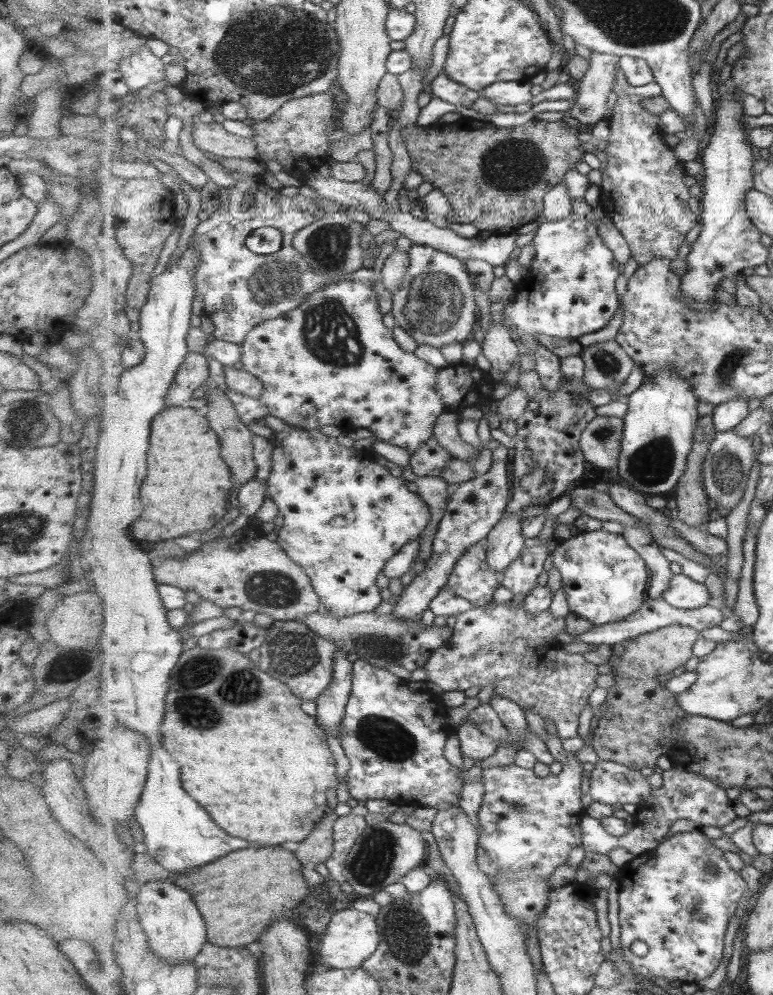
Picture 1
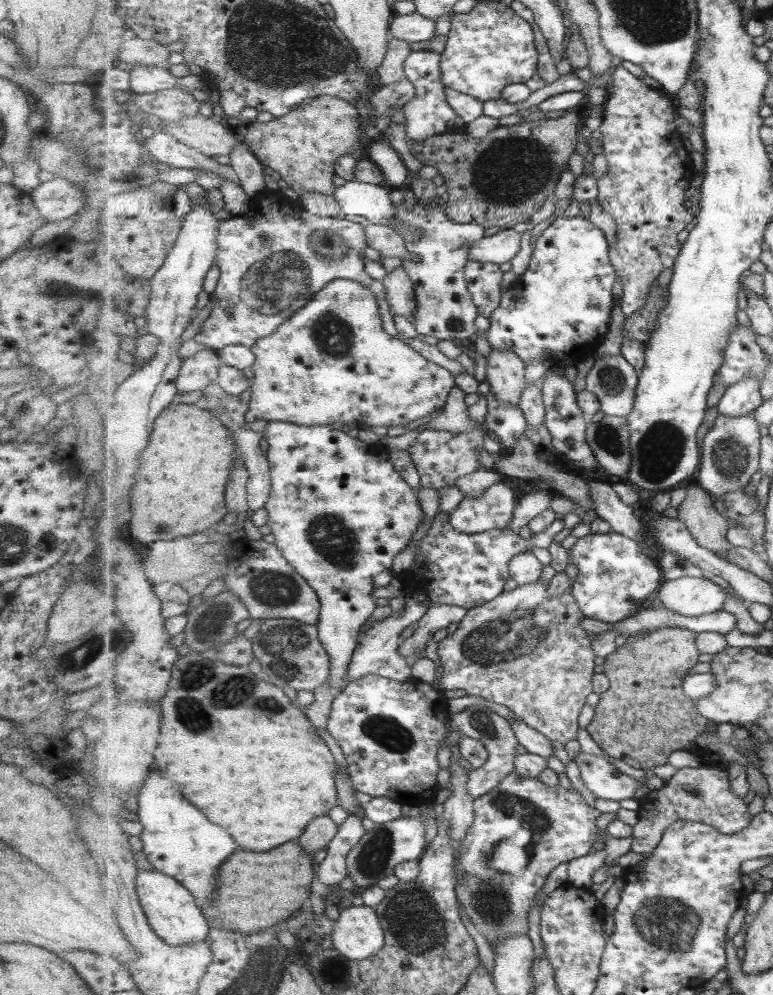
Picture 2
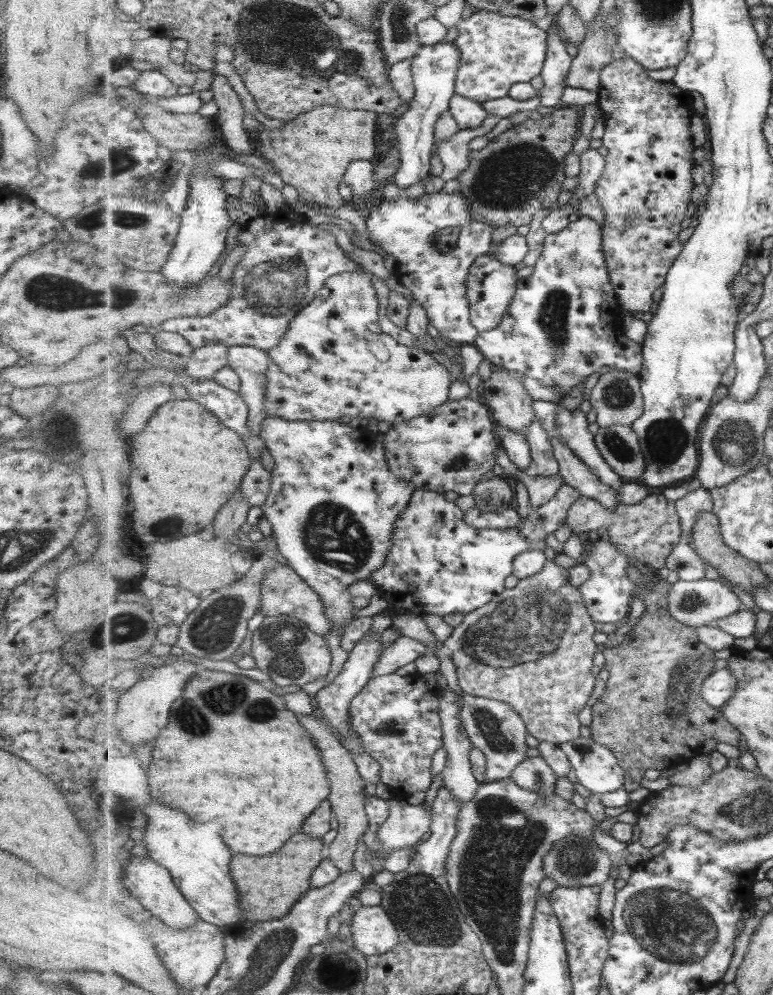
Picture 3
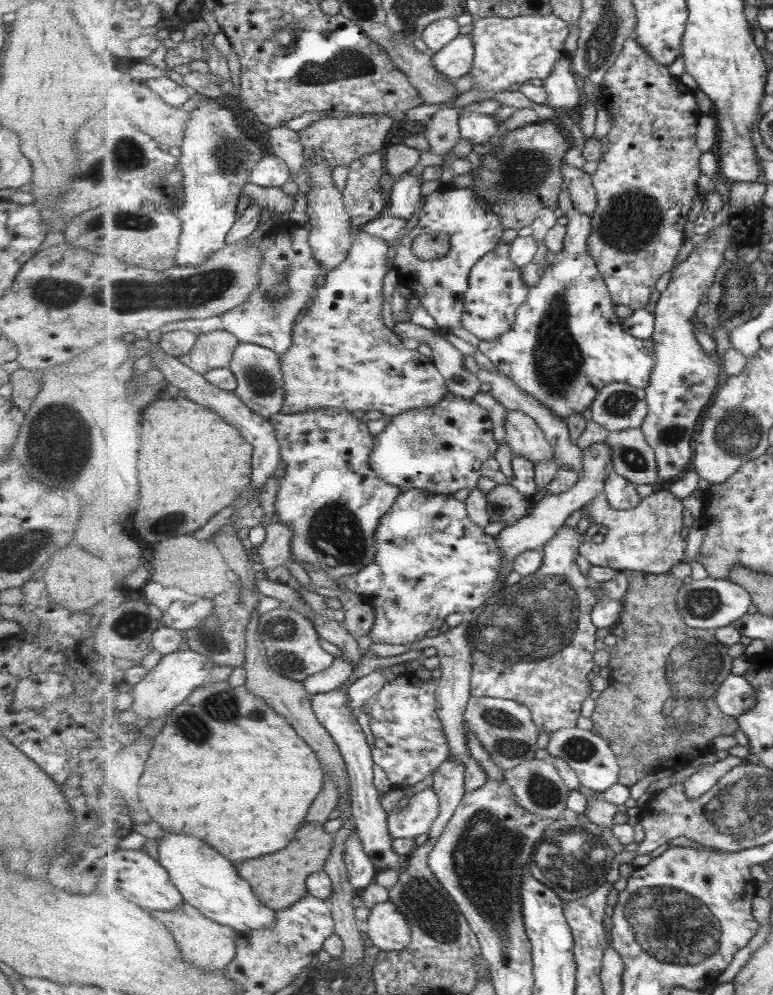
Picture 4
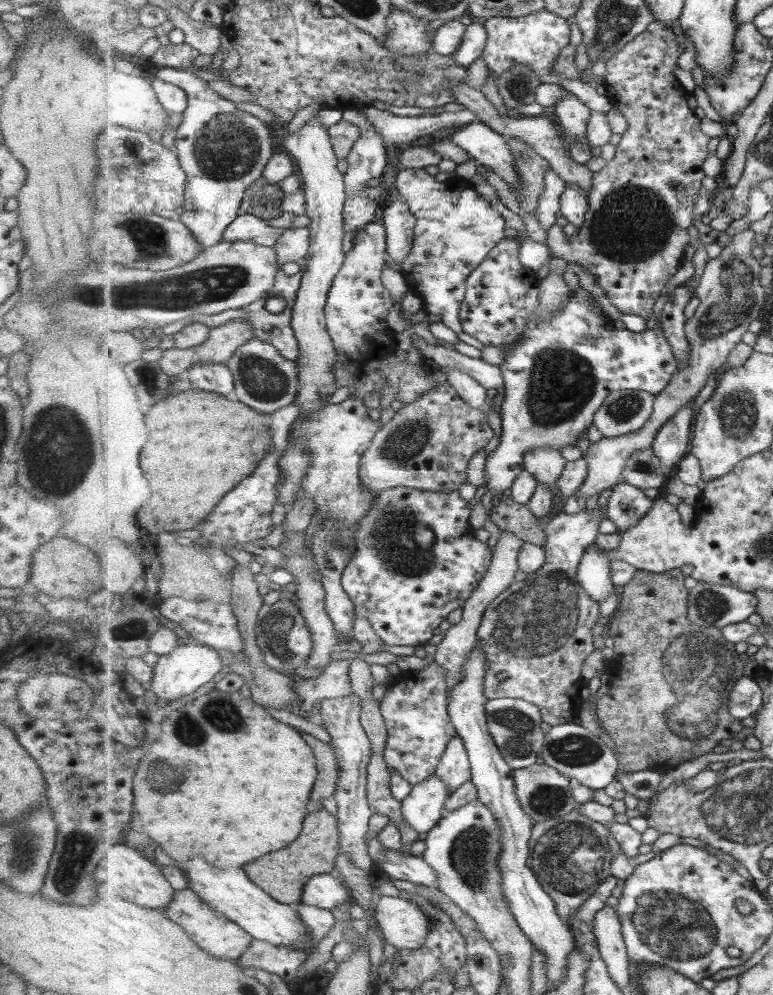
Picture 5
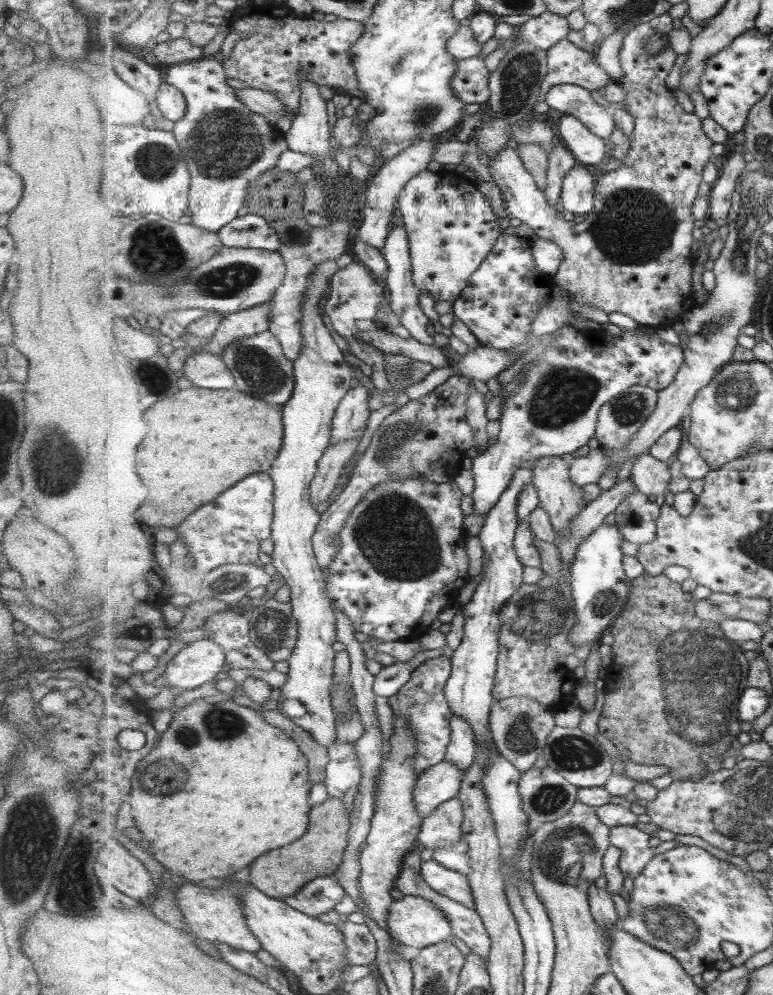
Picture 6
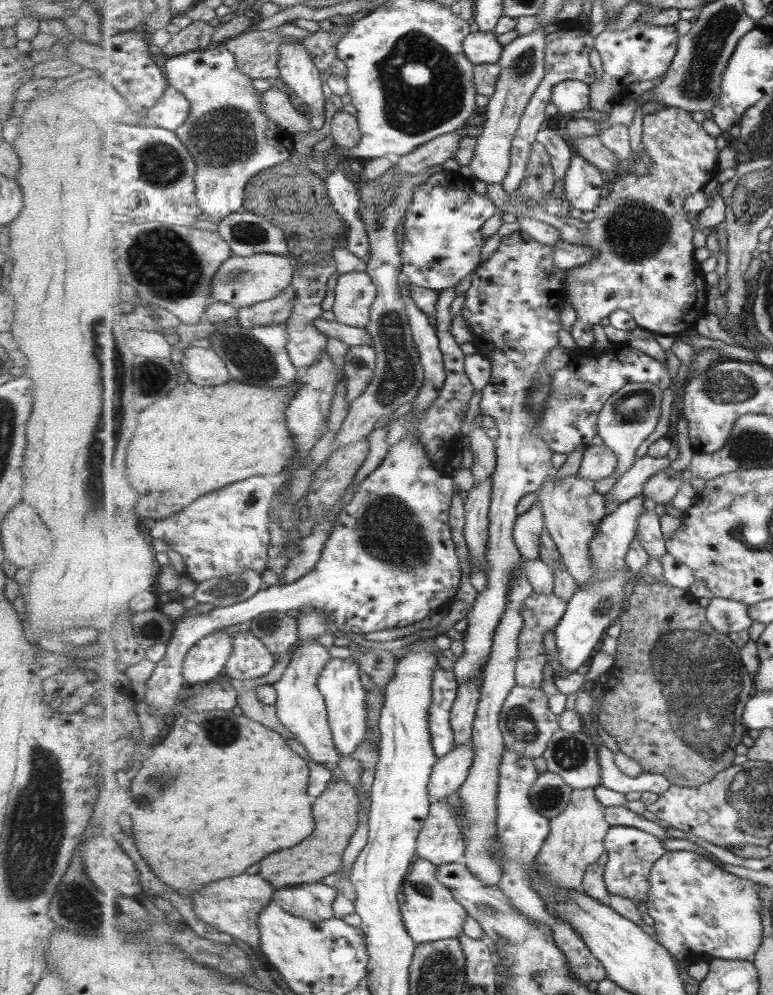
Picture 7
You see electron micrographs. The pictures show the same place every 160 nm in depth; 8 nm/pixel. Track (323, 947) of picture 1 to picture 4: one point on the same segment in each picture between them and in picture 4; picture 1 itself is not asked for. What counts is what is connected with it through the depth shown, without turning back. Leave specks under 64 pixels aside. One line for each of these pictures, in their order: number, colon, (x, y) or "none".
2: (359, 933)
3: (374, 932)
4: (388, 928)

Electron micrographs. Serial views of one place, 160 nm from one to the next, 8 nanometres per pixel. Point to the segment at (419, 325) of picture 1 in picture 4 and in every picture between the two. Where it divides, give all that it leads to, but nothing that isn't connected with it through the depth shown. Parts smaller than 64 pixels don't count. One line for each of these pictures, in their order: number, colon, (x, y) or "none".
2: (440, 250)
3: (438, 281)
4: (441, 285)

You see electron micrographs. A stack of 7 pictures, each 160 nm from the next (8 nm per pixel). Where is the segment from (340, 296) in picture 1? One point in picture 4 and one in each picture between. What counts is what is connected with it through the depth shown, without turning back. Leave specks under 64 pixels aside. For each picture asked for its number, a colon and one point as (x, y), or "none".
2: (332, 361)
3: (335, 360)
4: (344, 355)

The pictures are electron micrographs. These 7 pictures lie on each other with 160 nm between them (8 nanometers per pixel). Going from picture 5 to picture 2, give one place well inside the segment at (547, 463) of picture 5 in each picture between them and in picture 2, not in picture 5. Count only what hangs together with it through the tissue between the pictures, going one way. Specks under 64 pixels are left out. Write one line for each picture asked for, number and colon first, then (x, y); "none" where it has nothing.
2: (505, 372)
3: (512, 407)
4: (525, 438)

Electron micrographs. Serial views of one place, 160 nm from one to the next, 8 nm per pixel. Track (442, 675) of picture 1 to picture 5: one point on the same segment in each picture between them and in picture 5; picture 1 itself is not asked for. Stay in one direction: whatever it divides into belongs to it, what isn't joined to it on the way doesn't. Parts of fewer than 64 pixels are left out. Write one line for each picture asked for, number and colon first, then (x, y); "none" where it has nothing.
2: (527, 650)
3: (532, 646)
4: (534, 642)
5: (536, 635)

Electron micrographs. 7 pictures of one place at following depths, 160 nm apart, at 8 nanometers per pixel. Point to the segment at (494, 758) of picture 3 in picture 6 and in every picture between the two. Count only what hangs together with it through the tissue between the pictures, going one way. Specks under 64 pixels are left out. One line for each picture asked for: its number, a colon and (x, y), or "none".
4: (506, 727)
5: (517, 725)
6: (521, 725)

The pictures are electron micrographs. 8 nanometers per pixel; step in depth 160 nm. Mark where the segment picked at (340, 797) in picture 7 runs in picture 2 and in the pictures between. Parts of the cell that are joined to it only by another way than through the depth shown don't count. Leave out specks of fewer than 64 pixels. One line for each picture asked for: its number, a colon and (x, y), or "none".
2: (254, 895)
3: (268, 894)
4: (282, 881)
5: (284, 874)
6: (320, 853)

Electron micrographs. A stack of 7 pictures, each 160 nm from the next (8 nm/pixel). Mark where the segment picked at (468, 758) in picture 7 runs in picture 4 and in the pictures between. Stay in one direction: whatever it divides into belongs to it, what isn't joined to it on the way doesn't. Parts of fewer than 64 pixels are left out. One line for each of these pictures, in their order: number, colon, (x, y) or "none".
4: (415, 816)
5: (425, 806)
6: (437, 785)

